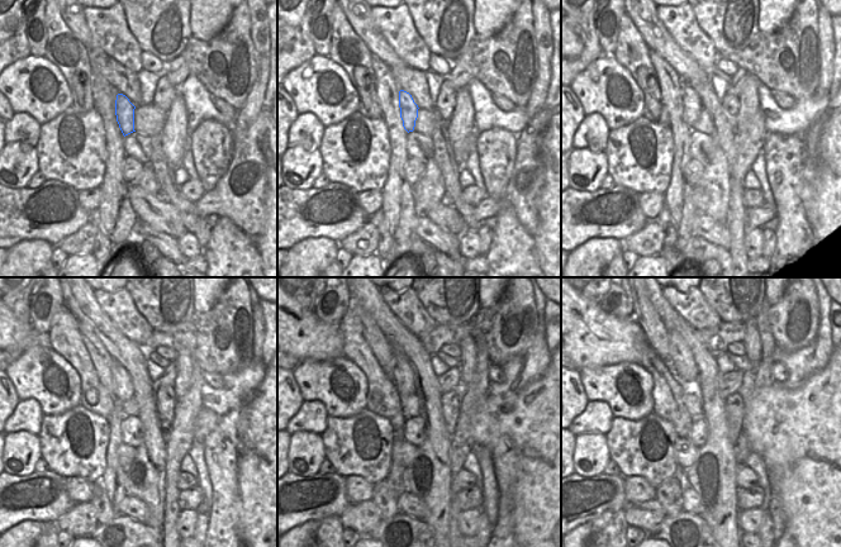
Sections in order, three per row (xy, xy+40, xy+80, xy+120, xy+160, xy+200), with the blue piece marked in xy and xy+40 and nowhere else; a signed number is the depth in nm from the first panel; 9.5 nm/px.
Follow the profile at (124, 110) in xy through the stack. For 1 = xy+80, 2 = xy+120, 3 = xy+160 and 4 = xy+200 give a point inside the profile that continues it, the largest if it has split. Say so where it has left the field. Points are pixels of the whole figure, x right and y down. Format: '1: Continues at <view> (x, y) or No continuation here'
1: Continues at xy+80 (692, 104)
2: Continues at xy+120 (123, 390)
3: Continues at xy+160 (403, 376)
4: Continues at xy+200 (687, 372).

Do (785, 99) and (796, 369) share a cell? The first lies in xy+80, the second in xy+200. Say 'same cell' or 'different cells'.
different cells

